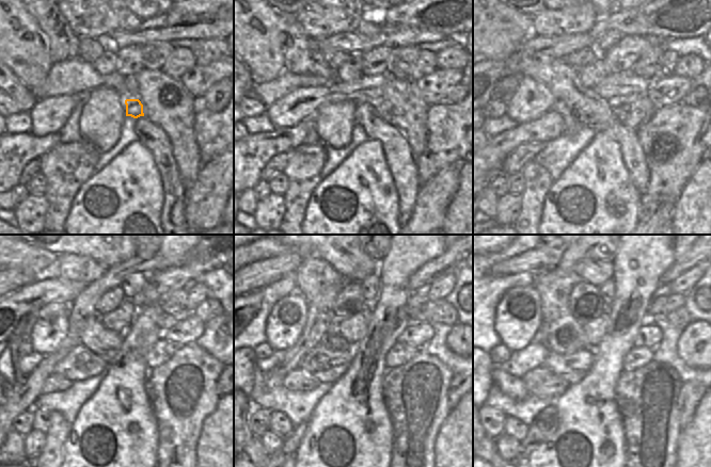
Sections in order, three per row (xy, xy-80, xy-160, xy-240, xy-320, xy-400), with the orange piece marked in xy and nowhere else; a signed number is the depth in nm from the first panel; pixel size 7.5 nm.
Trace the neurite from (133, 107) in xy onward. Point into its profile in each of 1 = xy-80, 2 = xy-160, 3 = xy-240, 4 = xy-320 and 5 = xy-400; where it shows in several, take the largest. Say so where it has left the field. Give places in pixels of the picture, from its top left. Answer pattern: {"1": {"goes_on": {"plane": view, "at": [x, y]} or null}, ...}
{"1": {"goes_on": {"plane": "xy-80", "at": [382, 108]}}, "2": {"goes_on": {"plane": "xy-160", "at": [629, 113]}}, "3": {"goes_on": {"plane": "xy-240", "at": [162, 351]}}, "4": {"goes_on": {"plane": "xy-320", "at": [399, 353]}}, "5": {"goes_on": {"plane": "xy-400", "at": [637, 356]}}}

